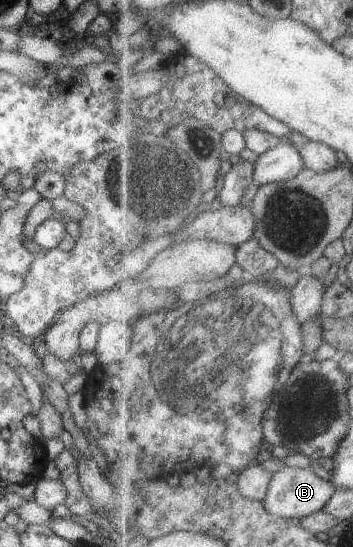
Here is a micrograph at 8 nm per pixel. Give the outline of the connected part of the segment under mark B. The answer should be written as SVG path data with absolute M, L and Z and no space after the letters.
M287 465L275 472L265 504L272 514L284 518L303 519L326 509L337 490L332 481L323 480L313 469L294 468Z

